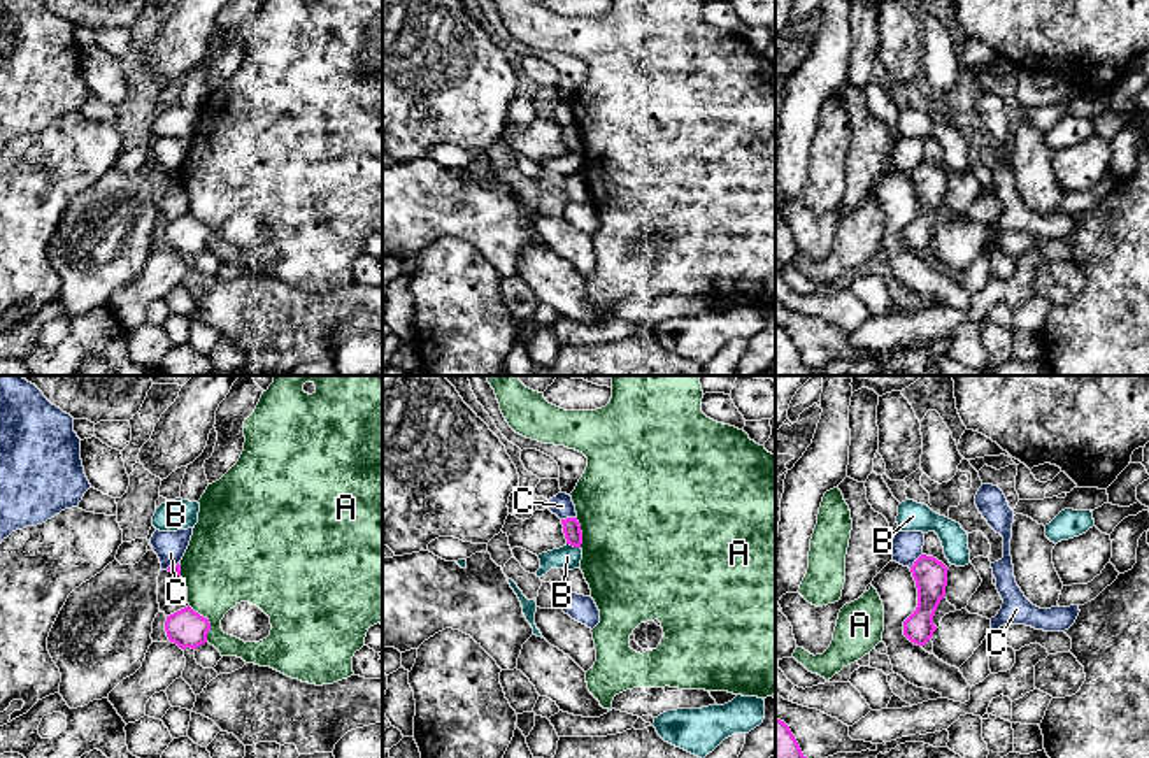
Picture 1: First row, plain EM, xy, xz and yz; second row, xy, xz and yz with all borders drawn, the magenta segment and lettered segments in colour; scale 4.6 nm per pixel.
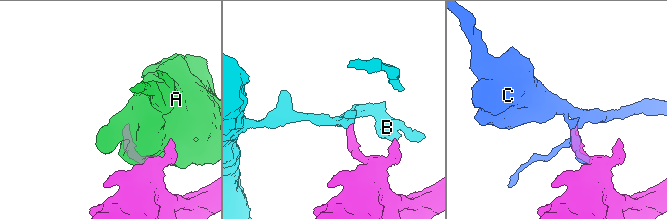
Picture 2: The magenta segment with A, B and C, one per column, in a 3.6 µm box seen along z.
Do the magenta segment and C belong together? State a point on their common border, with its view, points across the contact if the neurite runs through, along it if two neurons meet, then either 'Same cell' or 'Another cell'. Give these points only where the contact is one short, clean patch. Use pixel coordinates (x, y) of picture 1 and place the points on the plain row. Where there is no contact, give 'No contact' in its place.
Touches magenta at xz (569, 125). Boundary: xz (576, 123), (562, 127). Another cell

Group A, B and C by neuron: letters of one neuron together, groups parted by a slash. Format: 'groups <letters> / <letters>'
groups A / B / C

